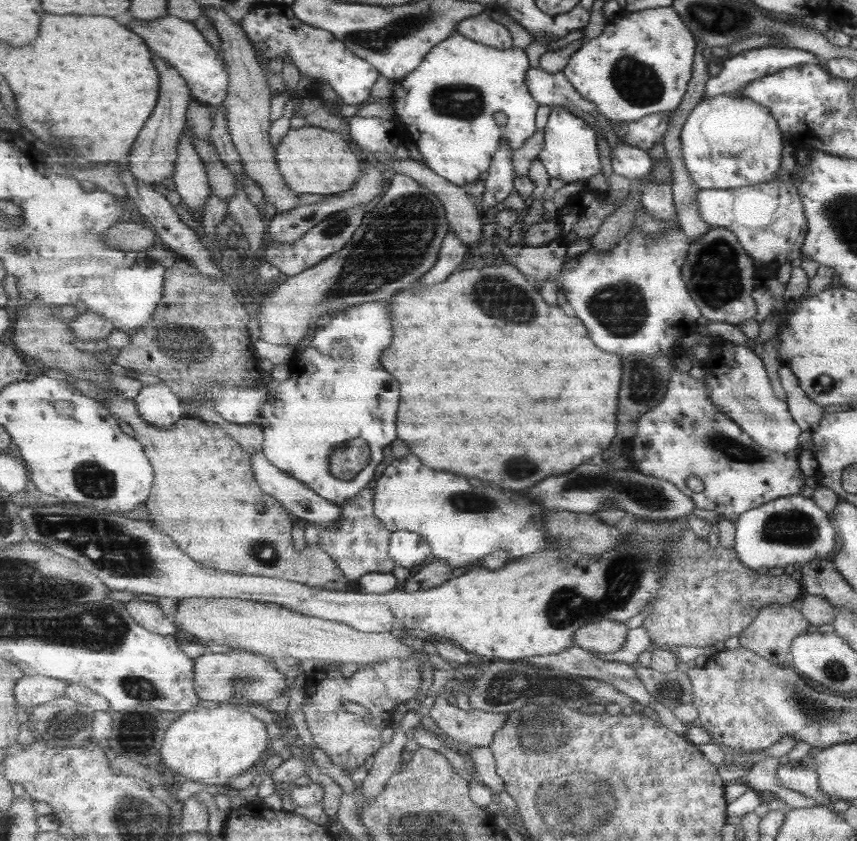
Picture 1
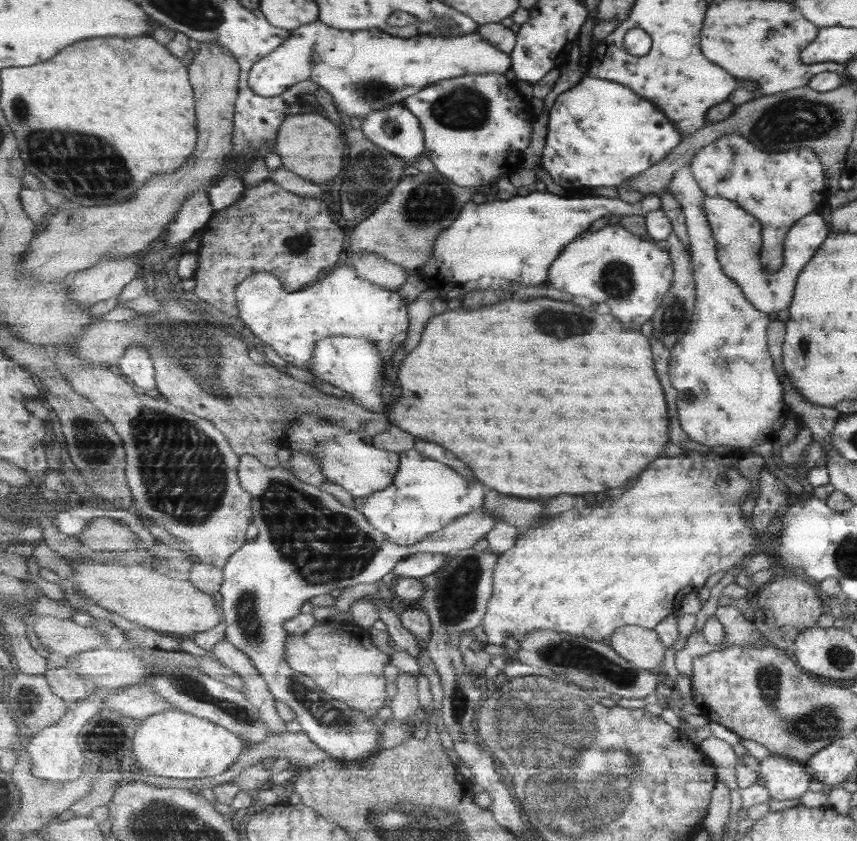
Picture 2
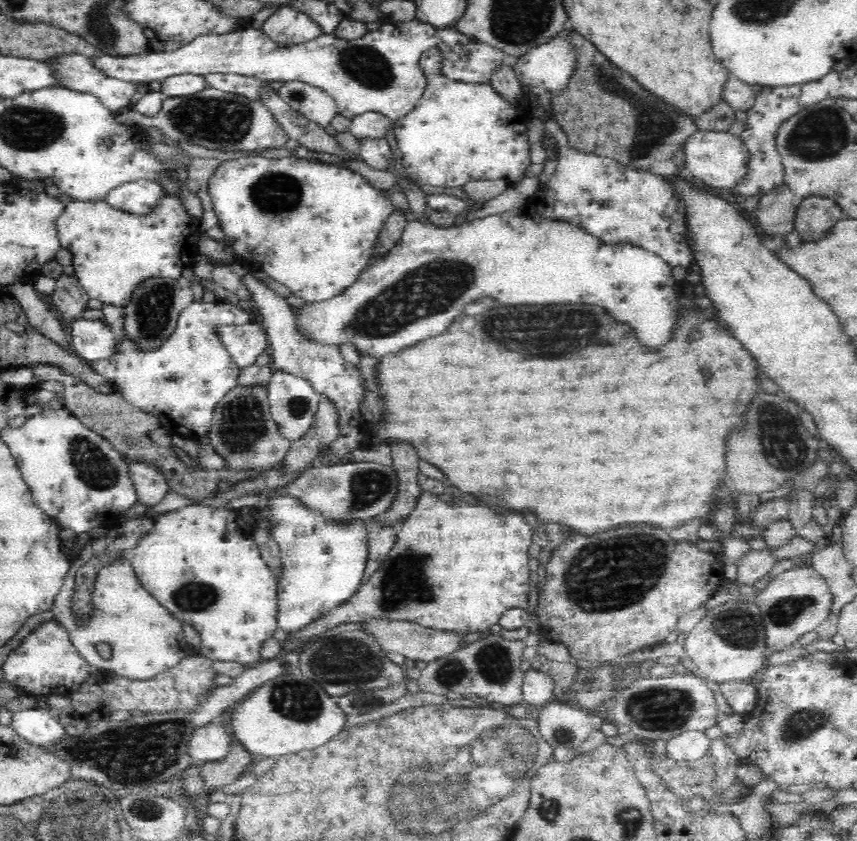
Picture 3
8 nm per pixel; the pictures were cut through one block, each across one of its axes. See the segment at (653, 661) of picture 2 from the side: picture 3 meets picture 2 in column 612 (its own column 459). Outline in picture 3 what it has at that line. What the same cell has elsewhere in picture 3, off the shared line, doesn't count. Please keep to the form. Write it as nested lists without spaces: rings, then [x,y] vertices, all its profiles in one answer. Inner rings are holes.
[[[371,618],[362,621],[361,624],[362,628],[377,640],[384,651],[400,653],[414,661],[422,660],[429,663],[464,645],[464,636],[457,636],[453,632],[444,630],[423,628],[415,622]]]

